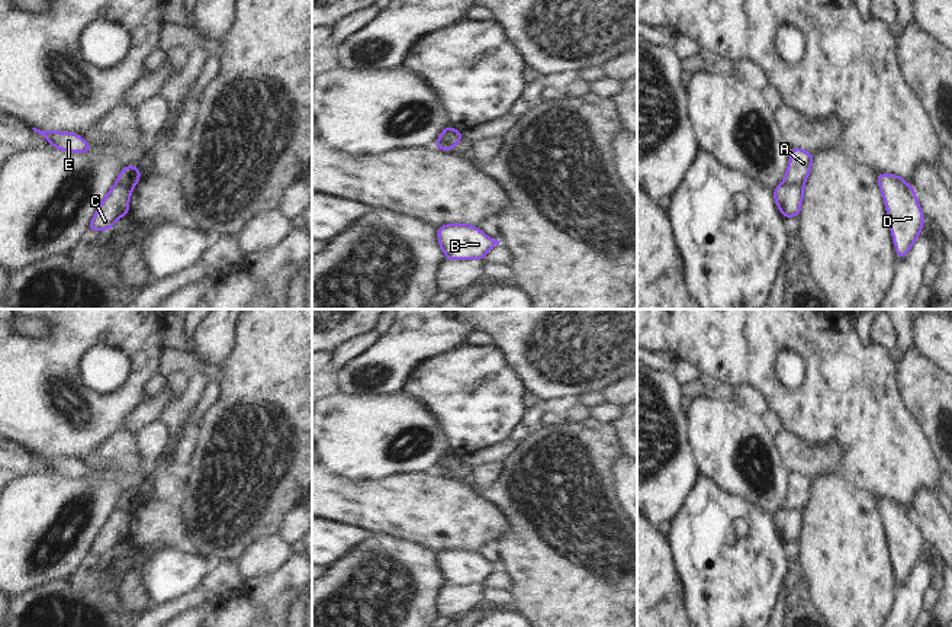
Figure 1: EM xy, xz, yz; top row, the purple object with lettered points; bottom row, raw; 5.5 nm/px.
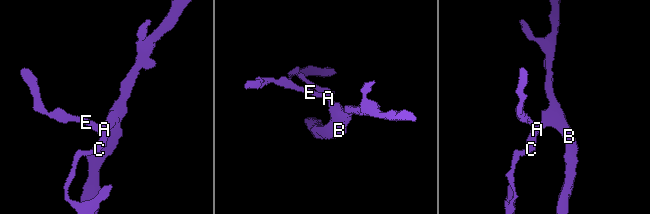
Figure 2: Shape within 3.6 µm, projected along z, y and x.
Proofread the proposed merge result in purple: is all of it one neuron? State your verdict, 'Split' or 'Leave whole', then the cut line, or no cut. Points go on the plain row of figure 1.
Split. Split along yz (784, 507), (793, 511), (803, 511)

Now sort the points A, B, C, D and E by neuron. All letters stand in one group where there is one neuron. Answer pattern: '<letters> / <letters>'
A B D E / C

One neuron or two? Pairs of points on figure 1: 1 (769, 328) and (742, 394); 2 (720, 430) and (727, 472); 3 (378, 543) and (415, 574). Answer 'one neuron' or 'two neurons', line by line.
1: two neurons
2: one neuron
3: one neuron

